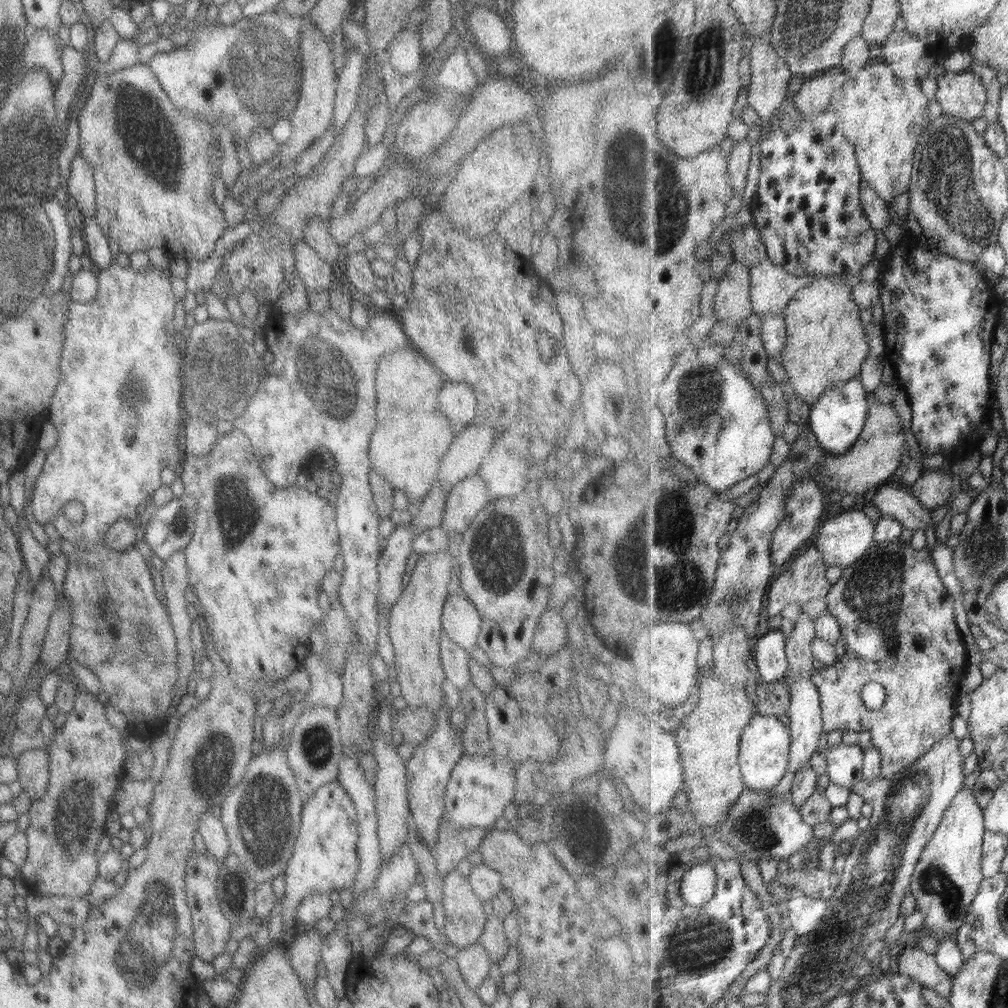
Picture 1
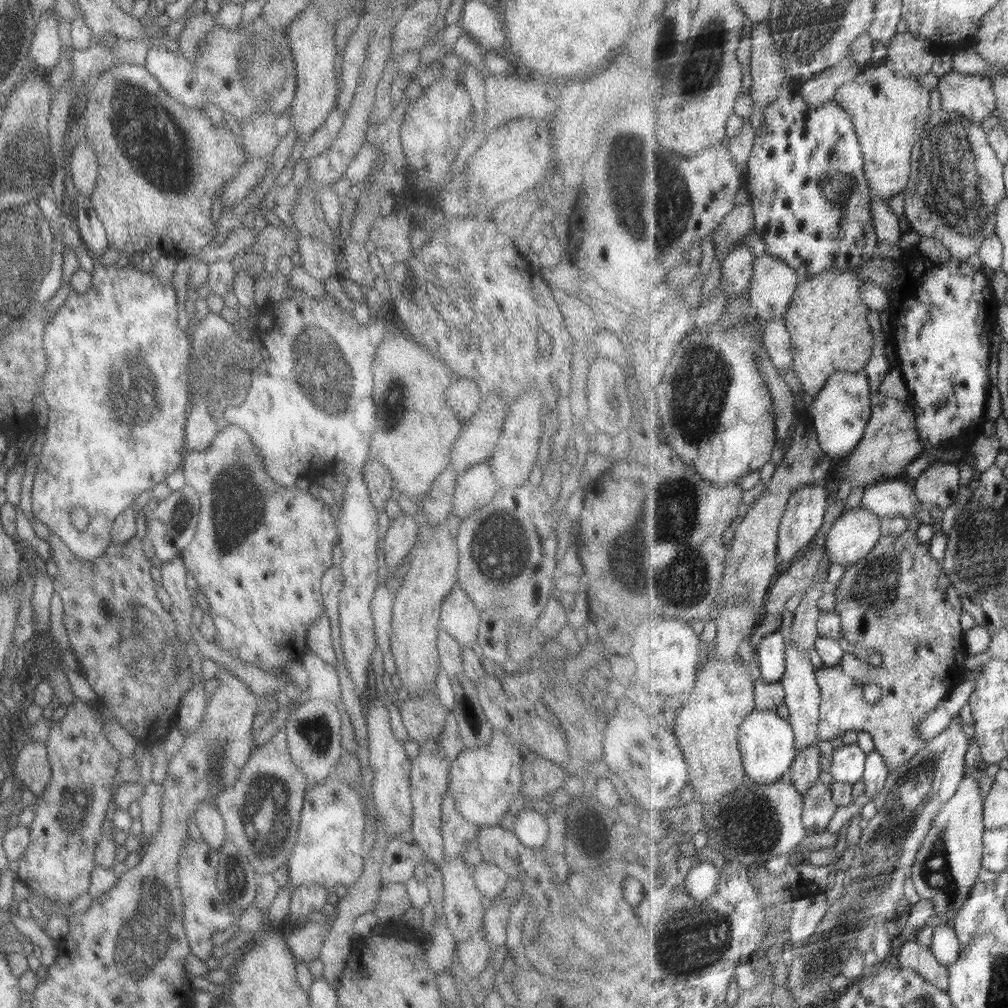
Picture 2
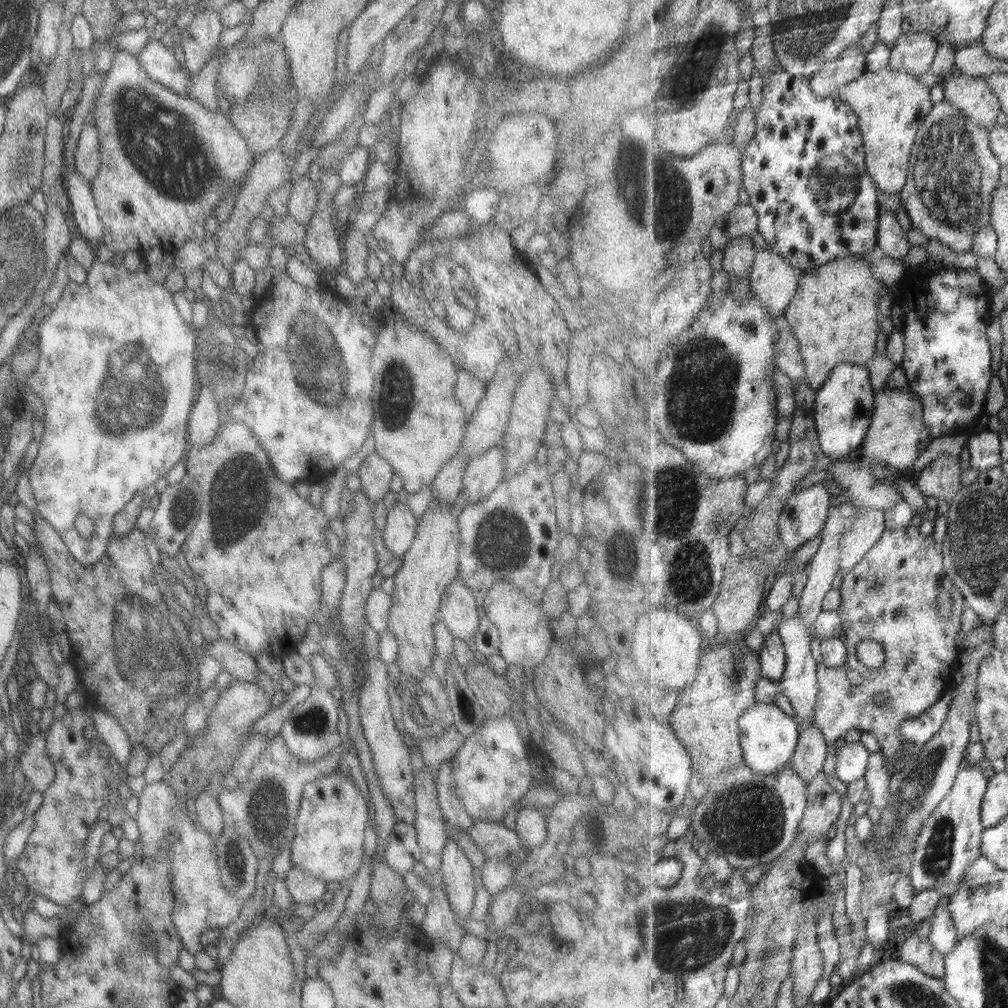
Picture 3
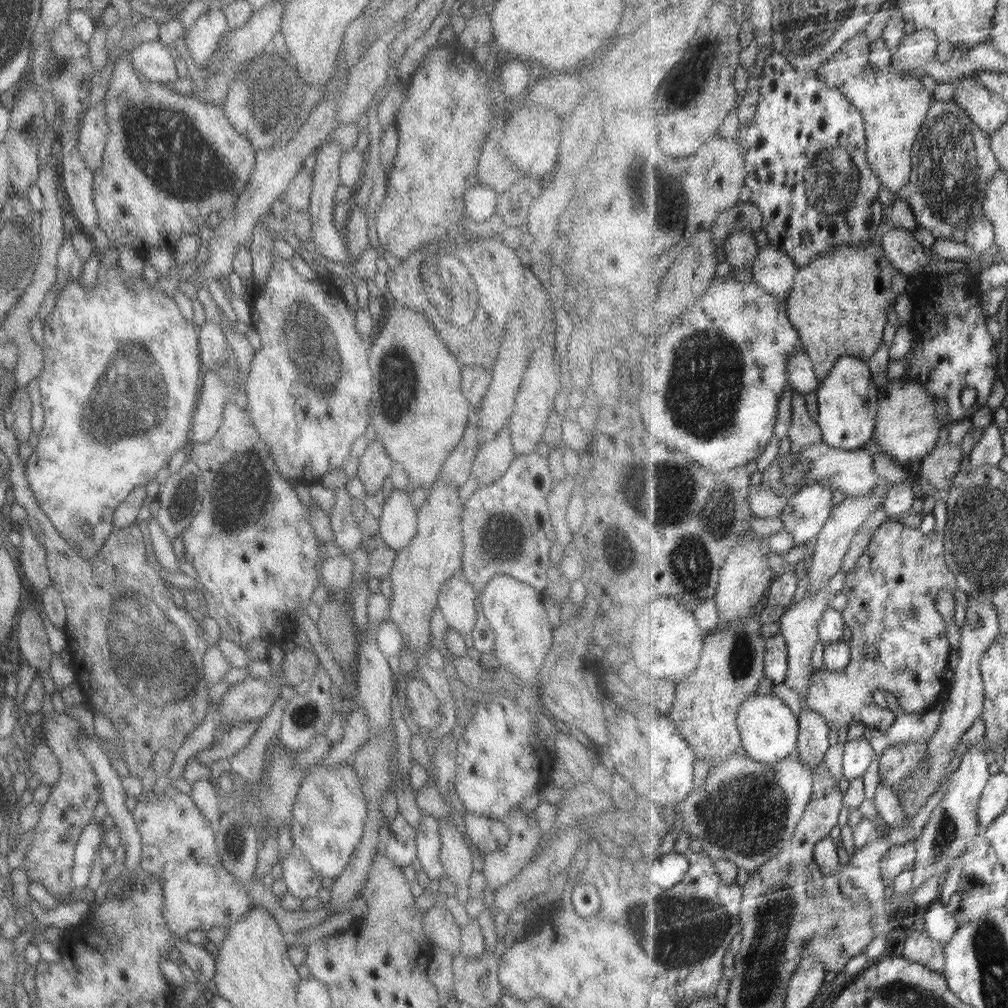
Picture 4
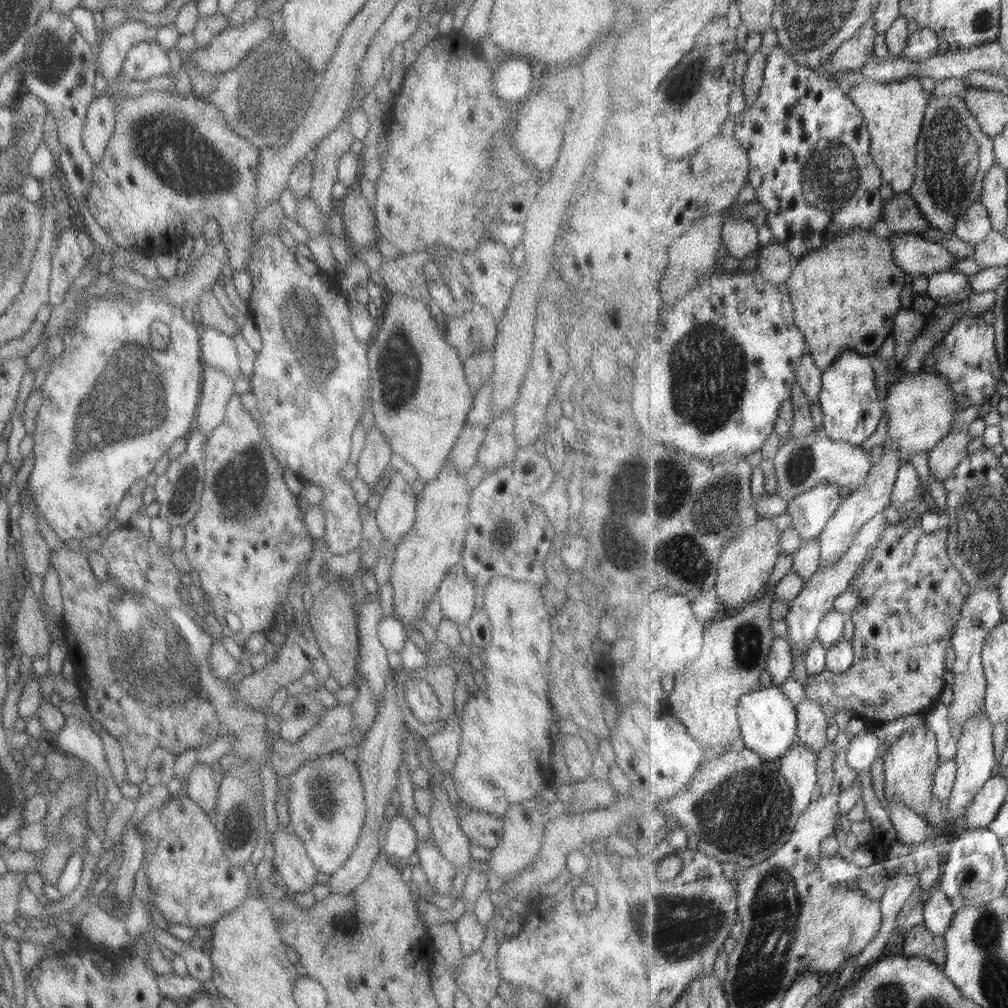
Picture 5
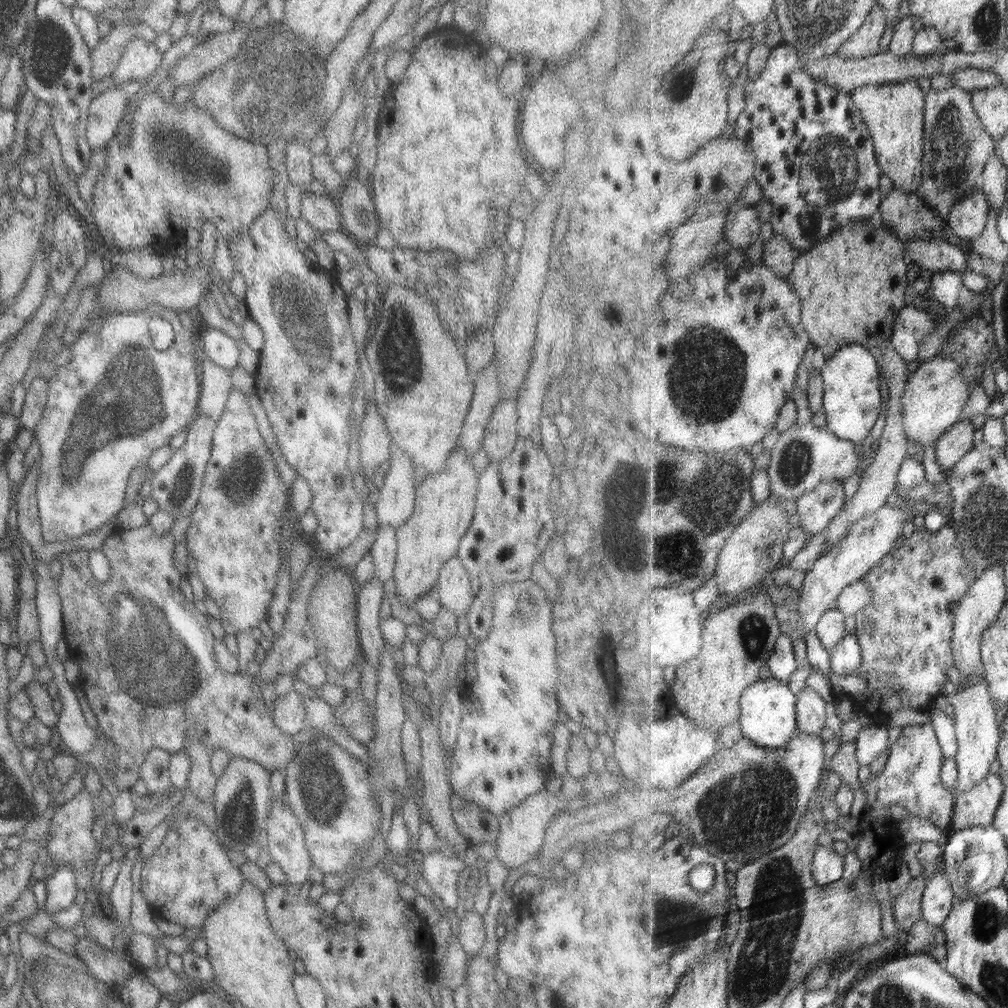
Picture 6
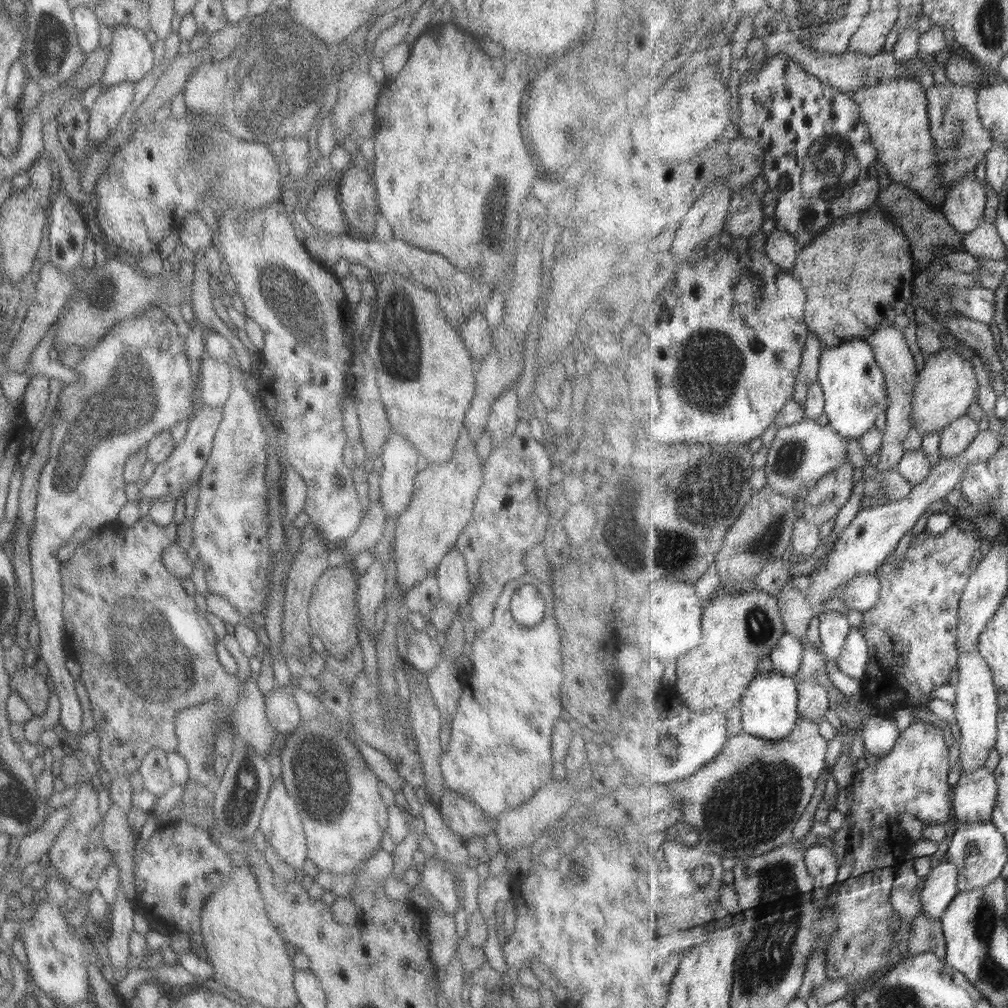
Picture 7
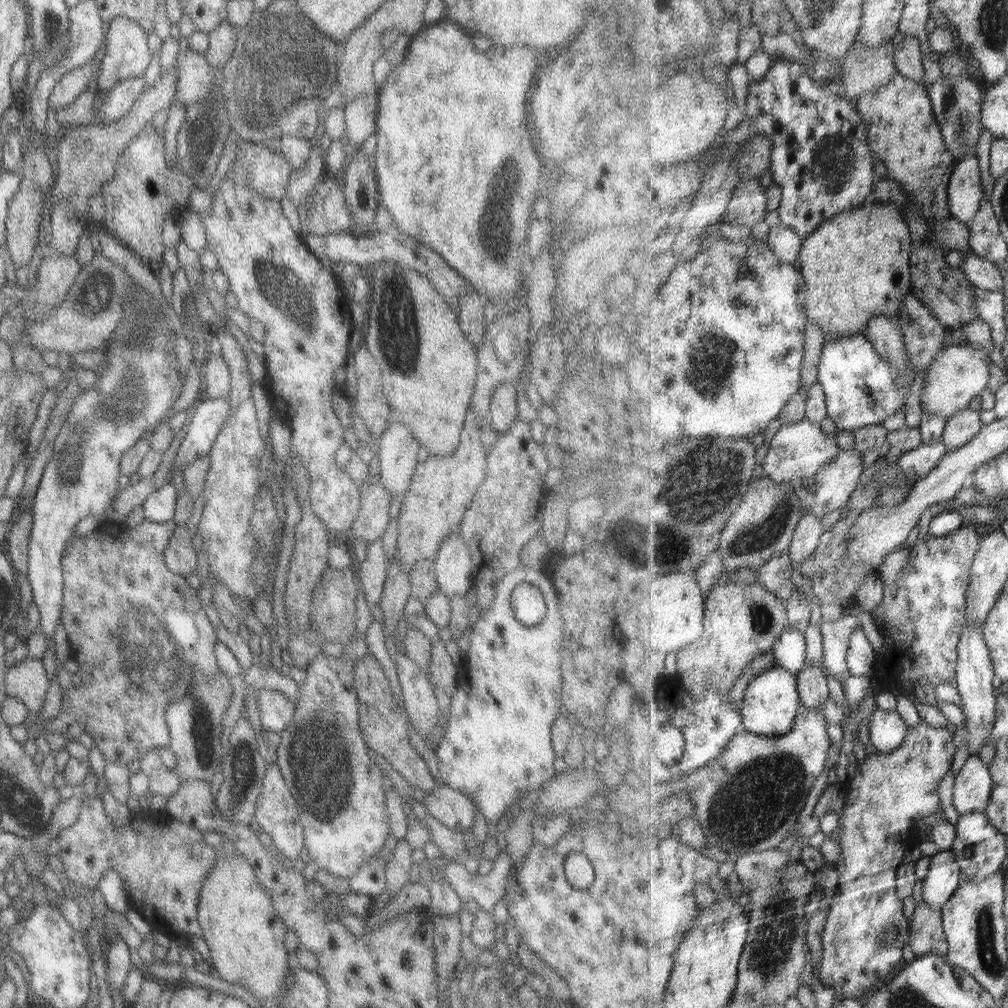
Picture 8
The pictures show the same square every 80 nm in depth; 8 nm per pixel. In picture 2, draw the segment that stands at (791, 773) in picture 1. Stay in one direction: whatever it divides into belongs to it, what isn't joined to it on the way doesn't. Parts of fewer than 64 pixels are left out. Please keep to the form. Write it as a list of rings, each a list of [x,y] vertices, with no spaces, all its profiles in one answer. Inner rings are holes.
[[[792,629],[789,631],[789,636],[785,637],[786,642],[786,661],[787,668],[785,676],[782,678],[786,692],[786,706],[789,710],[788,721],[791,723],[796,734],[796,751],[802,752],[808,746],[812,746],[818,740],[819,723],[820,723],[820,708],[822,703],[822,690],[816,677],[815,665],[812,663],[812,657],[806,654],[804,650],[800,650],[794,642],[792,642]]]

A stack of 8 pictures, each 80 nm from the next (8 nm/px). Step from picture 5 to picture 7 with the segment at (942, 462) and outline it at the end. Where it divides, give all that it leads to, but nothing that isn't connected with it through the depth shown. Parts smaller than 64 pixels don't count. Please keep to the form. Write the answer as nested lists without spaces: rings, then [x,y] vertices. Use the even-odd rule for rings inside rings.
[[[965,415],[946,426],[940,434],[942,459],[957,457],[967,450],[979,434],[979,421]]]

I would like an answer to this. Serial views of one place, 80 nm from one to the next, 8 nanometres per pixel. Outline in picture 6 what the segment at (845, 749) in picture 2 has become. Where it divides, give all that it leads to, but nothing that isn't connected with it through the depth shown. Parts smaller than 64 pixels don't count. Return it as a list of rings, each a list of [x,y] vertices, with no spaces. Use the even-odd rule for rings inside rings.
[[[864,725],[854,737],[857,745],[855,756],[861,766],[871,764],[879,754],[889,752],[889,727],[886,725]]]

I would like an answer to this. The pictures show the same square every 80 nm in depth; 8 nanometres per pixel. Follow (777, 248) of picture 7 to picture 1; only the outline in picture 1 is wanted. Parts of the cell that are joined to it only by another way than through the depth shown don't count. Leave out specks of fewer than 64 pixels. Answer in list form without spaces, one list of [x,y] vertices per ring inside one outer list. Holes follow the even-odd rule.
[[[770,257],[753,265],[749,272],[753,310],[760,318],[773,317],[775,313],[783,314],[795,295],[819,277],[791,274],[784,266],[775,264]]]

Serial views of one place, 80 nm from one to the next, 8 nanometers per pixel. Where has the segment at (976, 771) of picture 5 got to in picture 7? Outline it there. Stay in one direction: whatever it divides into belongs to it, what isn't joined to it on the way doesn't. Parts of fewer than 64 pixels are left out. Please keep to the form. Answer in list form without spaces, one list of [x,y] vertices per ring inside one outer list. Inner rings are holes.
[[[978,648],[964,650],[958,660],[959,681],[956,683],[957,698],[953,704],[955,711],[955,726],[958,733],[959,759],[964,773],[971,774],[980,768],[985,768],[989,752],[998,744],[998,714],[996,684],[992,669],[985,662]]]

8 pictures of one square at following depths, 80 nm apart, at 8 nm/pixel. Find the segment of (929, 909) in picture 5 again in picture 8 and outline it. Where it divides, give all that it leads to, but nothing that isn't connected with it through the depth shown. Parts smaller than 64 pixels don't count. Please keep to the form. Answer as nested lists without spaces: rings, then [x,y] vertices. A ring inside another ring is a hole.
[[[940,851],[931,858],[928,873],[922,880],[923,900],[931,908],[942,910],[964,880],[953,851]]]

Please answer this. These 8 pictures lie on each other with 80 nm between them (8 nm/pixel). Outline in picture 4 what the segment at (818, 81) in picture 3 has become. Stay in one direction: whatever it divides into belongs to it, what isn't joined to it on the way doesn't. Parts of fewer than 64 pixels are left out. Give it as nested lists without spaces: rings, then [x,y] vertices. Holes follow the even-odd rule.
[[[866,30],[846,42],[843,48],[817,71],[820,82],[842,88],[851,78],[858,77],[869,68],[869,43]]]

